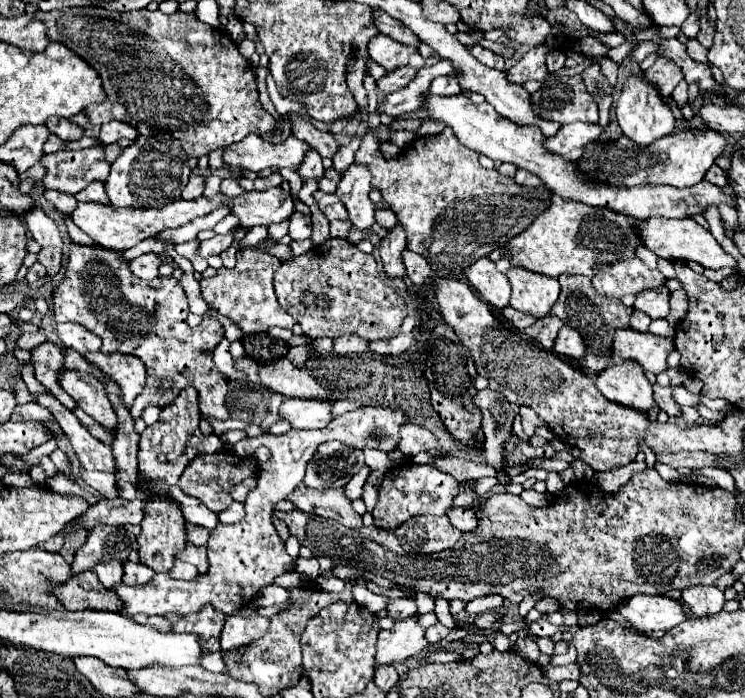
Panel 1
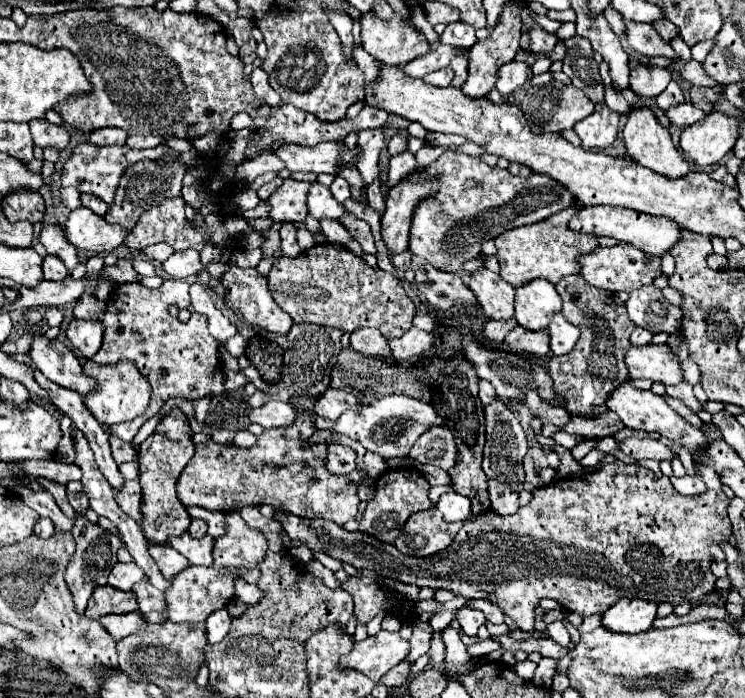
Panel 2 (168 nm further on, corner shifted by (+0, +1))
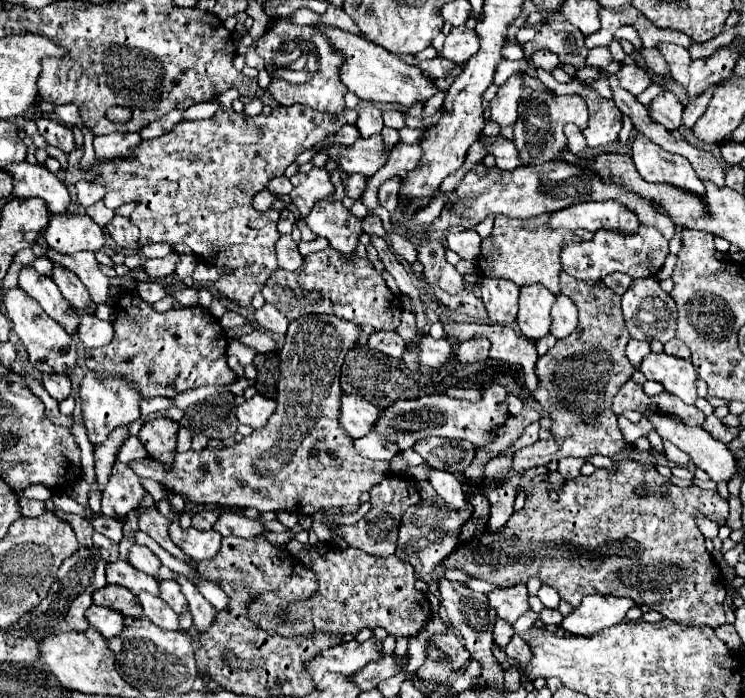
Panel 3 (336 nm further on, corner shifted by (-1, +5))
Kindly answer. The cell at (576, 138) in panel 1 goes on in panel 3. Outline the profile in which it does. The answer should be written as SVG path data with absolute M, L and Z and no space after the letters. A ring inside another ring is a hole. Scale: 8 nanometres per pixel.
M578 80L570 84L558 84L554 92L578 92L586 100L590 110L590 122L582 134L588 146L598 148L618 140L618 132L622 128L622 112L614 106L614 100L602 98L596 90L586 88Z

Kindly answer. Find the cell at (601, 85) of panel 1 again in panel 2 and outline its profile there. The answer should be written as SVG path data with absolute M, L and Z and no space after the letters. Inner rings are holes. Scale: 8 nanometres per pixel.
M575 34L573 38L563 40L565 44L565 58L563 58L563 72L571 78L573 86L583 90L591 102L603 102L603 82L599 76L599 64L593 60L593 50L589 40Z

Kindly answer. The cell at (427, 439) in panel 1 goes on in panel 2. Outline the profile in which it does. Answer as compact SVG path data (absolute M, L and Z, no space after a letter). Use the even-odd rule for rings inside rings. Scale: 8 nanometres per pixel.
M447 428L427 430L411 448L409 456L421 464L433 464L441 470L449 470L457 462L457 446L453 434Z

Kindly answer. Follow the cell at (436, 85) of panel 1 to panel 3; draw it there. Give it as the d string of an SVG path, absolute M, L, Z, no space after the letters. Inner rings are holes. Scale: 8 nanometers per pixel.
M434 58L434 60L426 60L426 62L418 62L418 68L426 74L430 74L432 78L446 78L450 76L450 72L454 70L454 62L446 62L444 58Z

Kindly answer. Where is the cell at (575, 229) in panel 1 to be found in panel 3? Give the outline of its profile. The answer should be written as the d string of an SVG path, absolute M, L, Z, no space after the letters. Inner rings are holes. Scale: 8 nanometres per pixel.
M542 214L530 220L512 220L512 218L496 218L490 238L482 240L482 254L476 260L480 274L506 278L516 282L518 286L524 284L544 284L550 292L558 294L558 274L562 270L560 252L568 244L582 242L580 236L568 230L552 230L548 226L550 214Z

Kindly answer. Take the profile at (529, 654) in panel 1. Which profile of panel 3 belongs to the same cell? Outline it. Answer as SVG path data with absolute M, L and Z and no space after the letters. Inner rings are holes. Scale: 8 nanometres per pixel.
M622 458L616 460L614 470L596 468L590 476L564 480L558 490L558 500L550 498L550 482L542 480L528 494L524 508L516 510L500 532L486 530L478 540L472 538L458 544L442 560L442 566L444 570L462 570L470 578L486 580L496 588L512 588L526 584L530 578L540 578L542 584L556 588L560 598L574 608L580 606L588 594L616 594L646 604L678 624L706 624L716 628L726 622L722 608L726 586L718 564L706 552L696 516L702 514L718 526L724 526L728 512L728 502L718 494L718 490L704 490L698 486L680 488L650 464ZM640 486L644 488L642 496L636 494L636 488Z

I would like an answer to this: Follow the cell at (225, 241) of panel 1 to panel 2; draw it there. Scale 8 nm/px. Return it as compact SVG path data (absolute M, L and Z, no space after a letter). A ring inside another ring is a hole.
M179 250L173 252L165 262L163 262L163 270L177 280L185 280L193 274L197 274L201 270L199 266L199 252L197 250Z

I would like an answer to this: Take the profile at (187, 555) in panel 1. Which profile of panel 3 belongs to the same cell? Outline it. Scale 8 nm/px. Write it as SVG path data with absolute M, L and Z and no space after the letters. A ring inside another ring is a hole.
M178 520L170 524L170 538L180 550L186 550L186 554L196 562L214 558L222 540L222 536L214 530L200 532L196 528L182 528Z

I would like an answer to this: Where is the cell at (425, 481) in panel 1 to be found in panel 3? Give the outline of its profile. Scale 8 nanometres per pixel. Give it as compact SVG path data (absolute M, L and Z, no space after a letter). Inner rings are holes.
M388 474L380 484L372 486L370 490L370 512L358 520L354 526L330 526L338 528L344 536L344 540L352 548L360 548L372 556L390 556L396 550L396 538L398 538L398 526L402 520L402 514L420 502L420 494L416 488L416 480L404 474Z

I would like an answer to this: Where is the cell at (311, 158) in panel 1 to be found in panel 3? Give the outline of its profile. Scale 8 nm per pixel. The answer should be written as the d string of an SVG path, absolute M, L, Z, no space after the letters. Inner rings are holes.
M332 196L316 202L304 222L314 234L328 238L330 246L340 250L348 260L354 256L358 236L362 234L360 218L348 208L342 208Z

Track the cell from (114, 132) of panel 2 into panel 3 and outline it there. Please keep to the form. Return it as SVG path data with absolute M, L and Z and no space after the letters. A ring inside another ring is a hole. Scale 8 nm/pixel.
M112 132L106 136L96 136L94 138L96 158L124 156L130 152L130 148L136 146L138 140L142 140L142 138L140 138L140 134L134 134L134 132Z

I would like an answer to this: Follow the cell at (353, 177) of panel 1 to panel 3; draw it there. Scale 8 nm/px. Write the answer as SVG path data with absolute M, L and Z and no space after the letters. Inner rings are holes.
M364 106L360 110L360 118L356 122L362 138L368 138L372 134L378 134L382 132L384 124L382 124L382 112L376 108L376 106Z

